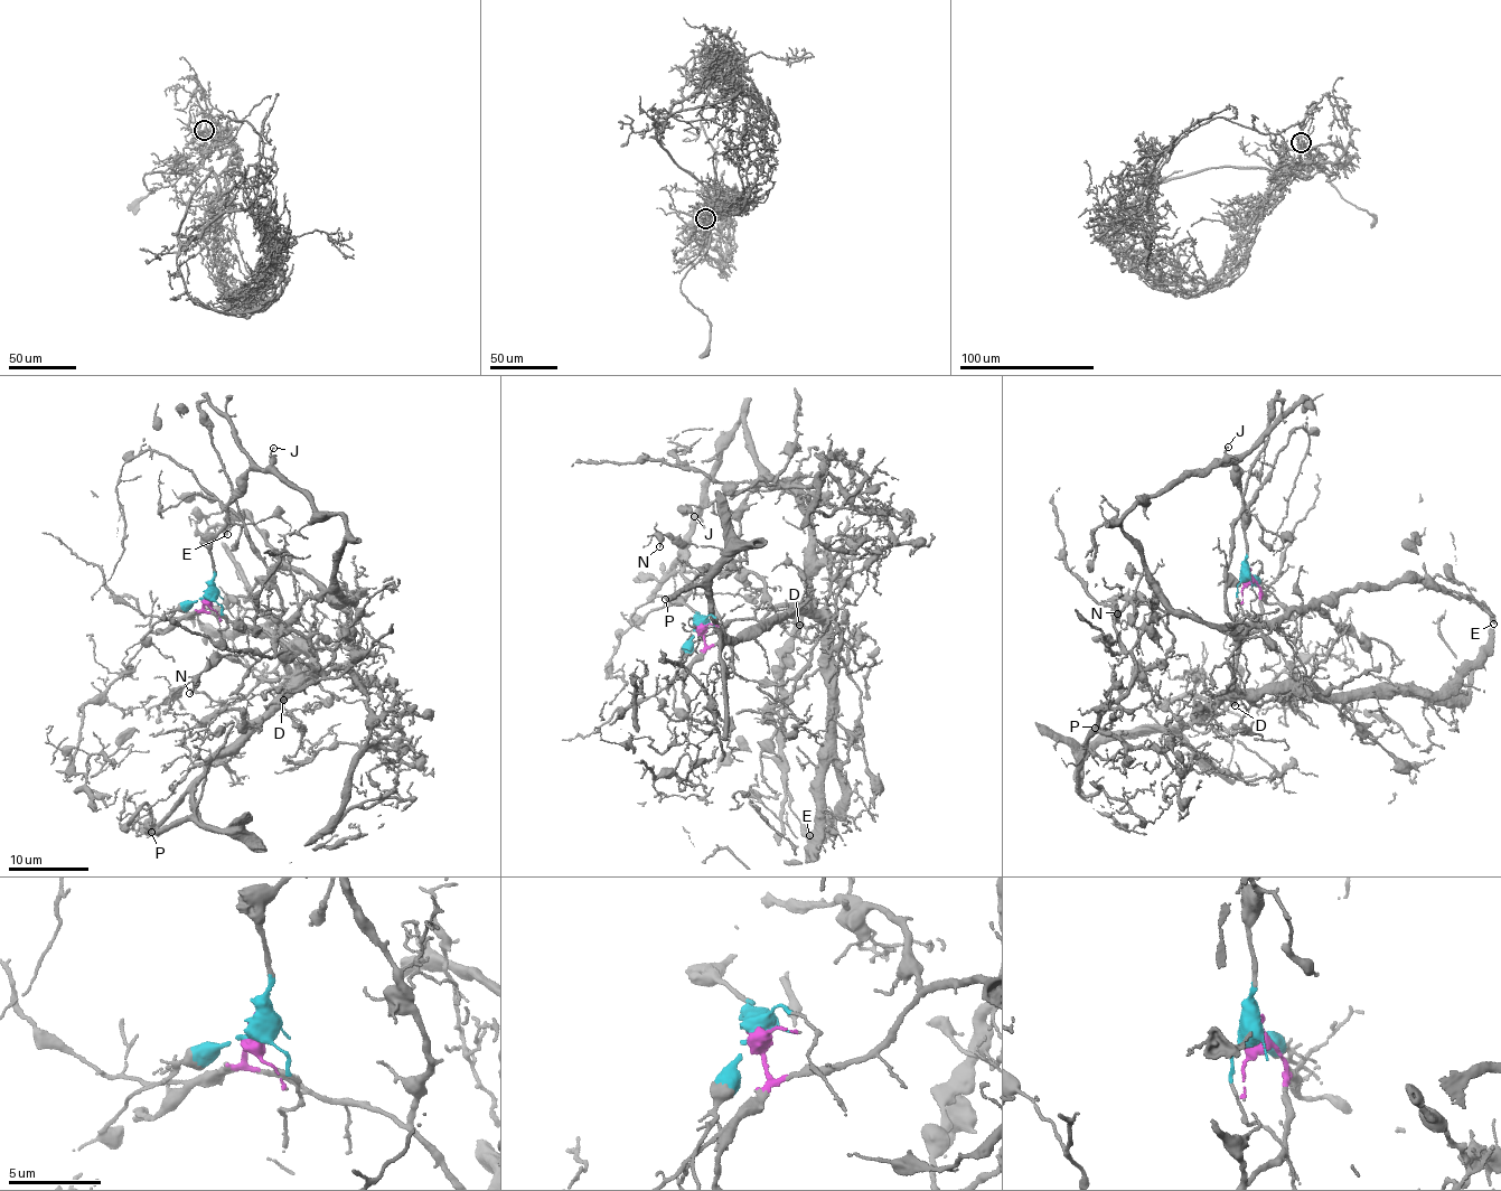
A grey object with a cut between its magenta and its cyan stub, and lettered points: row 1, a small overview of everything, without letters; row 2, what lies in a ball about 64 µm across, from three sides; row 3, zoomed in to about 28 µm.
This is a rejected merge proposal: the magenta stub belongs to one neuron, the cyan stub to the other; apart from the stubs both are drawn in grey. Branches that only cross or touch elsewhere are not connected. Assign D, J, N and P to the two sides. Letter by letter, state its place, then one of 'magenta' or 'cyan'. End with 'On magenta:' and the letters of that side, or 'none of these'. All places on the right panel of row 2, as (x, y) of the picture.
D: (1235, 705) | magenta
J: (1228, 447) | cyan
N: (1117, 613) | cyan
P: (1095, 728) | magenta
On magenta: D, P

